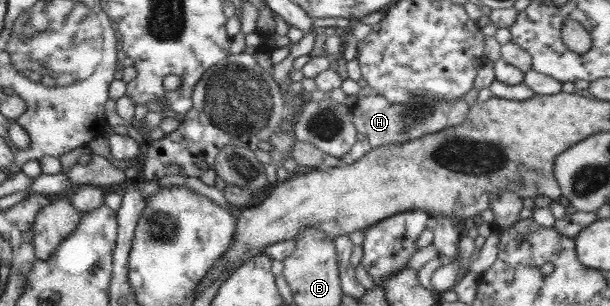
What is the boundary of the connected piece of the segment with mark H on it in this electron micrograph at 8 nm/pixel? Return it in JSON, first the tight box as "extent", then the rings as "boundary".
{"extent":[340,93,469,165],"boundary":[[[371,93],[361,95],[356,106],[351,108],[351,124],[355,126],[357,136],[353,146],[347,154],[340,156],[345,165],[357,162],[363,155],[371,152],[374,148],[386,144],[402,144],[425,134],[437,133],[445,128],[457,126],[465,121],[469,115],[469,106],[463,97],[453,100],[436,99],[435,97],[411,97],[409,104],[395,106],[384,96]]]}

